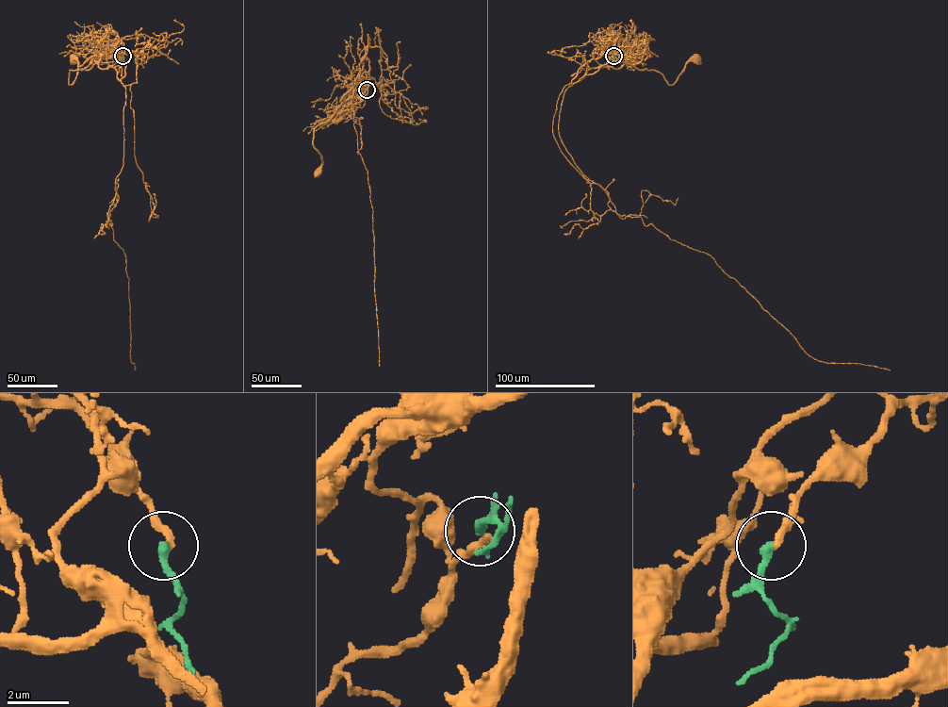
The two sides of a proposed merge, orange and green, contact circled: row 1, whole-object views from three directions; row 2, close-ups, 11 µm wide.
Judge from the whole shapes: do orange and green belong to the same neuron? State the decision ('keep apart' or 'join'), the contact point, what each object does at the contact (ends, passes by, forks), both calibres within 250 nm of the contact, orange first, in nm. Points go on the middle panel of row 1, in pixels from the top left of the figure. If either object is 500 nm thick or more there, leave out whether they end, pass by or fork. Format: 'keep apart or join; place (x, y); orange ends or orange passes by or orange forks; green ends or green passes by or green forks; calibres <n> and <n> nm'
keep apart; place (367, 90); orange ends; green ends; calibres 260 and 300 nm

